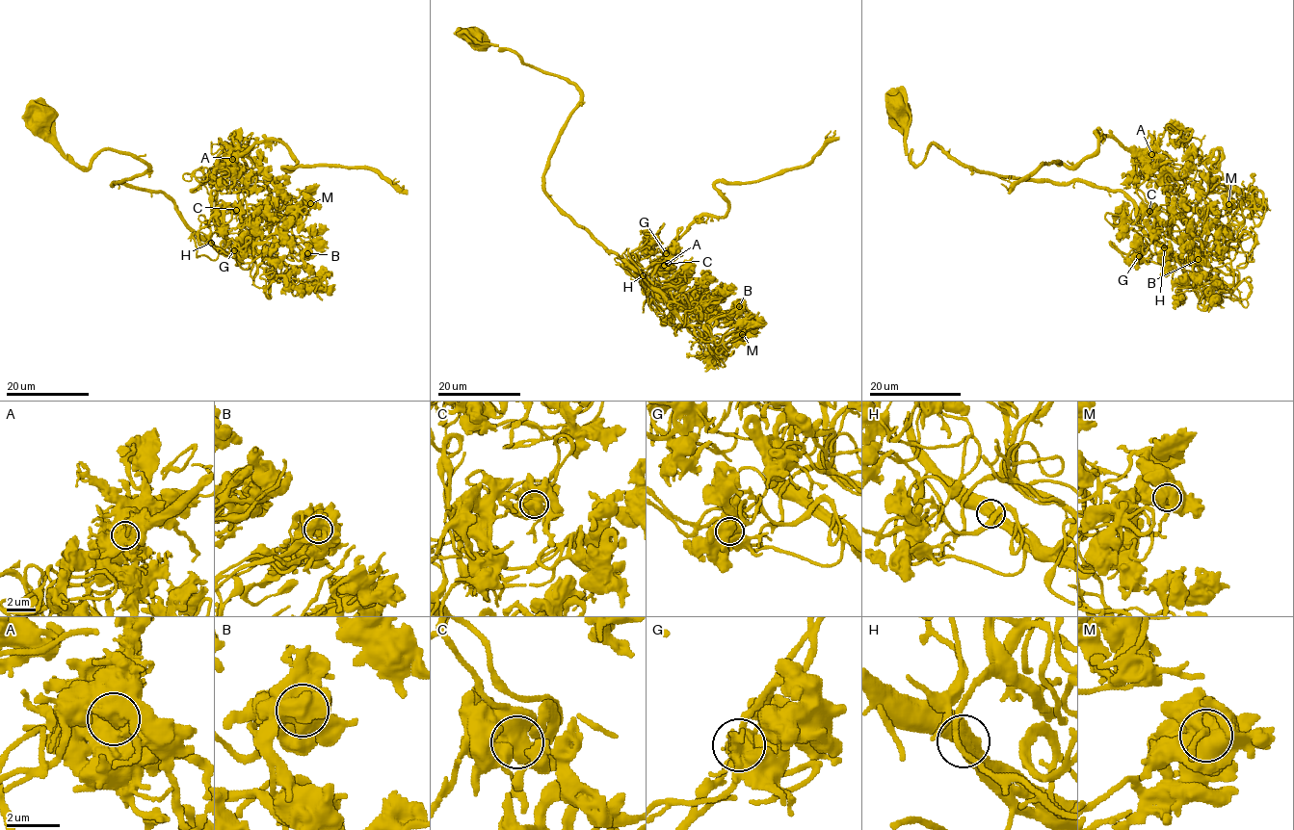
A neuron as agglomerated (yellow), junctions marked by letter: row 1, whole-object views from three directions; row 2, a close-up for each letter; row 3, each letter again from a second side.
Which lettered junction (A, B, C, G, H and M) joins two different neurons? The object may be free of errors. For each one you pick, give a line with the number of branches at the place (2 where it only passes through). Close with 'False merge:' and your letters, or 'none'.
A: 2 branches meet
False merge: A

